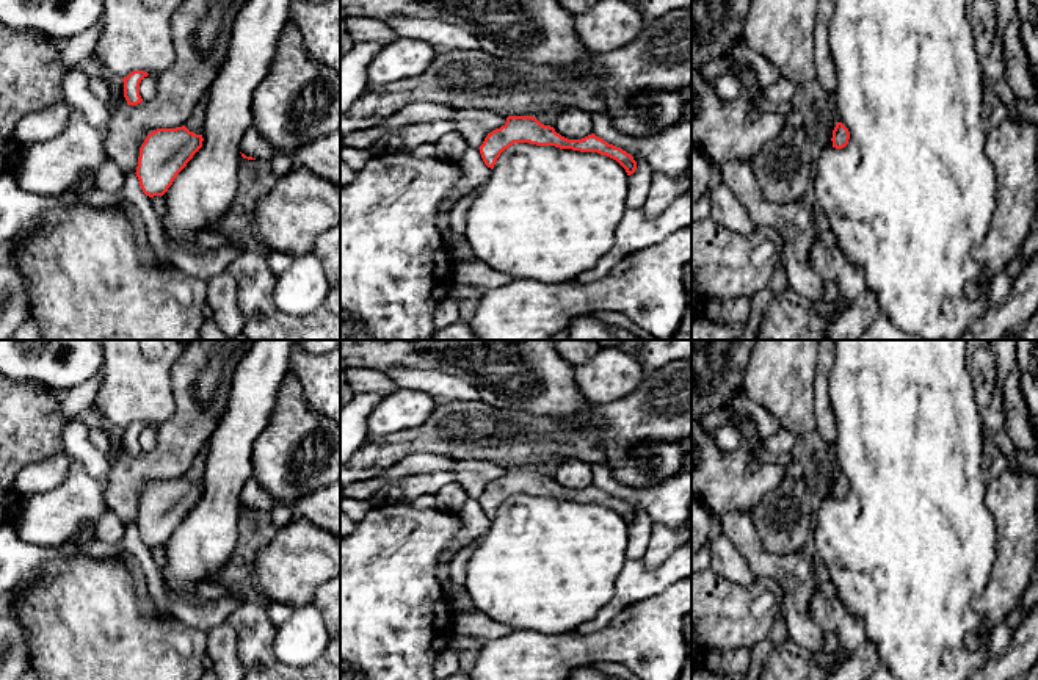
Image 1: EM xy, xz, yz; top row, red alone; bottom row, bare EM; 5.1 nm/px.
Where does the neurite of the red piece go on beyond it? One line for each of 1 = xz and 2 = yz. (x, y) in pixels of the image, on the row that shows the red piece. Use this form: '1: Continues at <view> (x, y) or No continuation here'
1: No continuation here
2: No continuation here

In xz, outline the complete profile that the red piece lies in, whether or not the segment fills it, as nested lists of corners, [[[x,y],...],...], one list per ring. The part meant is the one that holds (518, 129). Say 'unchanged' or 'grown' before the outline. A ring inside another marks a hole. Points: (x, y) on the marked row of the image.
unchanged; [[[508,116],[506,122],[500,128],[488,133],[483,144],[478,147],[485,165],[492,169],[500,154],[514,143],[597,152],[616,160],[626,169],[627,175],[633,174],[637,169],[637,161],[630,154],[621,147],[608,144],[594,133],[582,139],[568,139],[557,133],[553,127],[541,124],[533,116]]]

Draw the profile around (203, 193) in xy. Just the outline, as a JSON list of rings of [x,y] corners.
[[[246,0],[237,11],[229,39],[229,52],[205,97],[202,147],[177,174],[163,194],[166,216],[162,219],[165,237],[171,243],[196,243],[199,232],[234,215],[238,188],[240,143],[252,127],[252,96],[268,77],[281,31],[289,22],[292,0]]]

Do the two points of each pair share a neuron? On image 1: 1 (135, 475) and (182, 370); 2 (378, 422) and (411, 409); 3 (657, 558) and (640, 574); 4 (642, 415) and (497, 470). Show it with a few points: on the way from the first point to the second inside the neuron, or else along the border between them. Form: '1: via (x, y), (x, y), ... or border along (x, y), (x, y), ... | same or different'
1: via (162, 453), (184, 431), (184, 397) | same
2: via (386, 419), (403, 409) | same
3: border along (675, 550), (654, 566), (648, 566), (642, 560) | different
4: border along (471, 458), (485, 458), (507, 467) | different

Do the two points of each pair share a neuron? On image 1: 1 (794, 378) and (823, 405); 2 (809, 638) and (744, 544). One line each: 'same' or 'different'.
1: different
2: same

